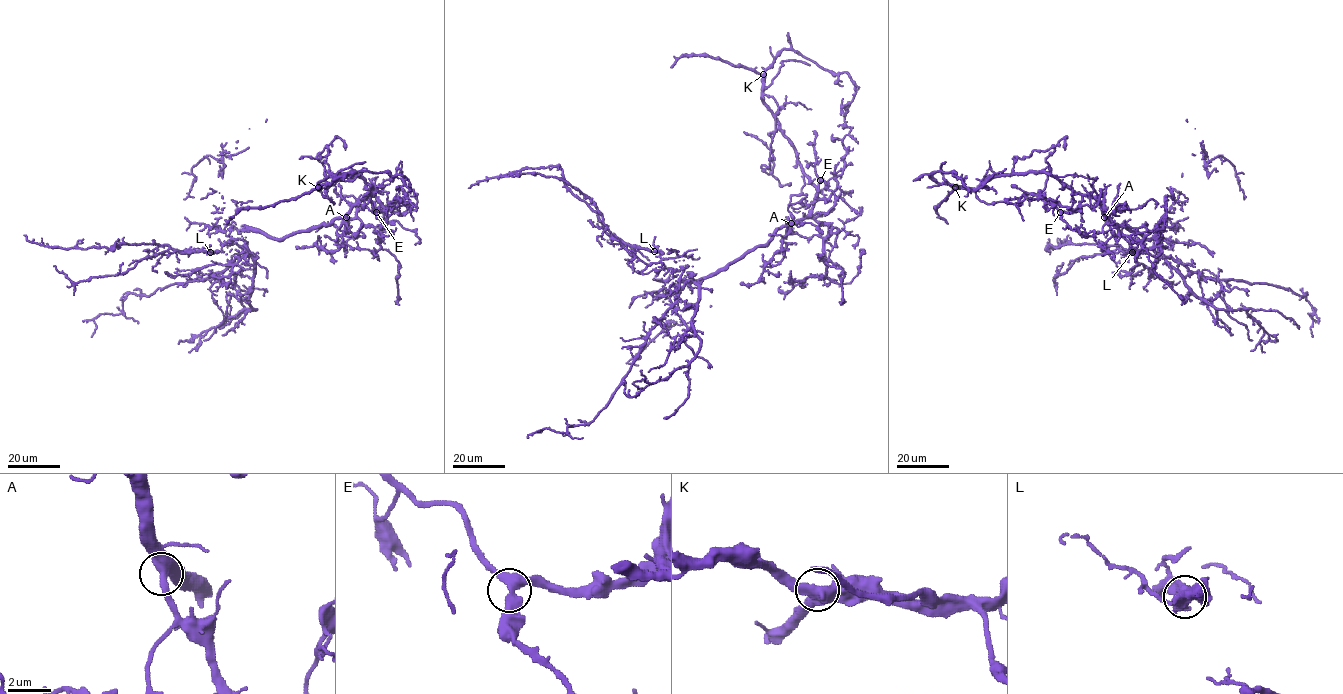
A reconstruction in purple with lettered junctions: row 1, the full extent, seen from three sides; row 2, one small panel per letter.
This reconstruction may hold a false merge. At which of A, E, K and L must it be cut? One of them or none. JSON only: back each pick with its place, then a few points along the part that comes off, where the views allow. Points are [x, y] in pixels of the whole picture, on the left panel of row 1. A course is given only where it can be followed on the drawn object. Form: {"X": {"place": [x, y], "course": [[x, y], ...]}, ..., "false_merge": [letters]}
{"false_merge": []}

